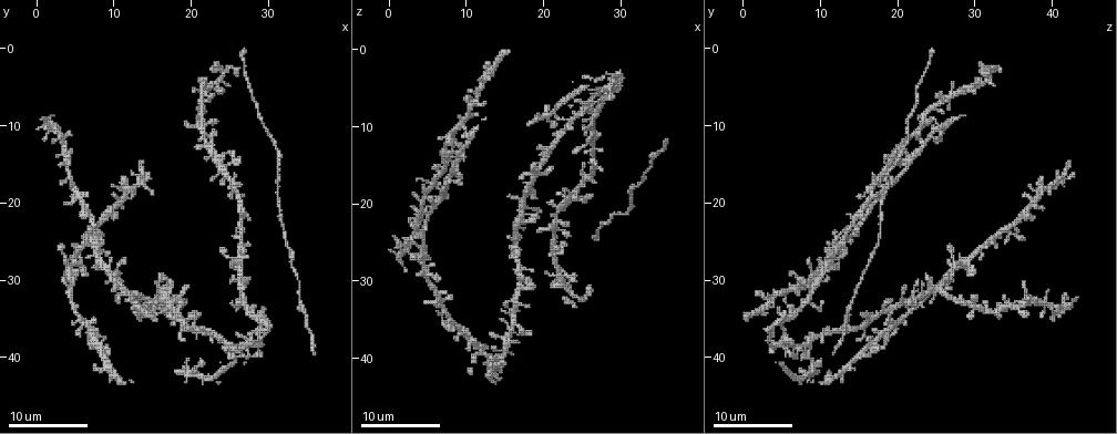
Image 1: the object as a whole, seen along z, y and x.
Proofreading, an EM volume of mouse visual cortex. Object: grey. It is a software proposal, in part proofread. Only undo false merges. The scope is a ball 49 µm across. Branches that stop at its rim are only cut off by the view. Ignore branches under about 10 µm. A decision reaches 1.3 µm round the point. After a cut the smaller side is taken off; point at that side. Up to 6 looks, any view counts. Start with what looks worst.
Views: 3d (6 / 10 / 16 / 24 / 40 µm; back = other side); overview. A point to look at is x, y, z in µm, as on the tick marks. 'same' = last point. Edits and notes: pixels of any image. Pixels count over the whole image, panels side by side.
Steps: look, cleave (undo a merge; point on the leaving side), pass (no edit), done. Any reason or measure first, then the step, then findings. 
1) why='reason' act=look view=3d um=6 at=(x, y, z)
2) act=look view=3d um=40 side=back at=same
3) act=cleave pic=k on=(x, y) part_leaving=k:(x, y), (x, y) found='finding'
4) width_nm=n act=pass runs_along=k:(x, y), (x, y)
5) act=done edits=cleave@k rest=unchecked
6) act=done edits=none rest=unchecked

why='arms part here' act=look view=3d um=6 at=(7.5, 37.0, 17.5)

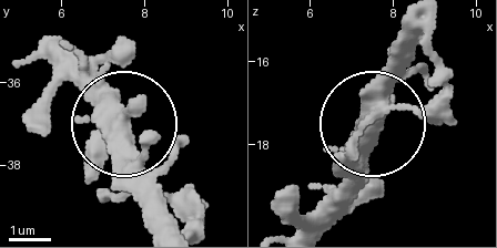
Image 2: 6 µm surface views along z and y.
width_nm=370 act=pass found='one neuron here'

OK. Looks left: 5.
why='four-way junction' act=look view=3d um=10 at=(4.5, 15.5, 21.0)

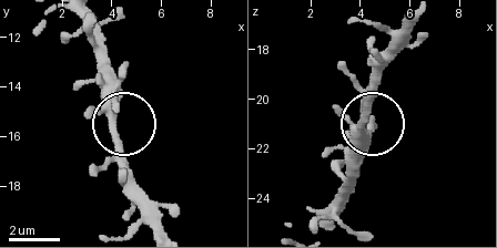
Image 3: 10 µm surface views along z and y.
arms=4 act=pass found='continuous, no second neuron'

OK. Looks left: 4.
why='arms part here' act=look view=3d um=10 at=(27.0, 21.5, 15.0)

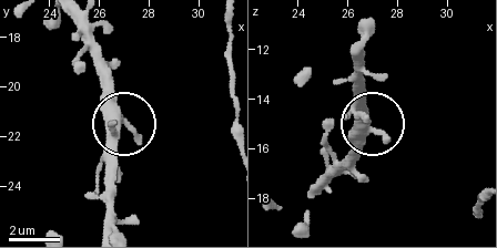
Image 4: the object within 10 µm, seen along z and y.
width_nm=350 act=pass runs_along=4:(114, 225), (114, 136), (121, 111), (112, 66) found='all the same neuron'

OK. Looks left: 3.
act=done edits=none rest=unchecked

